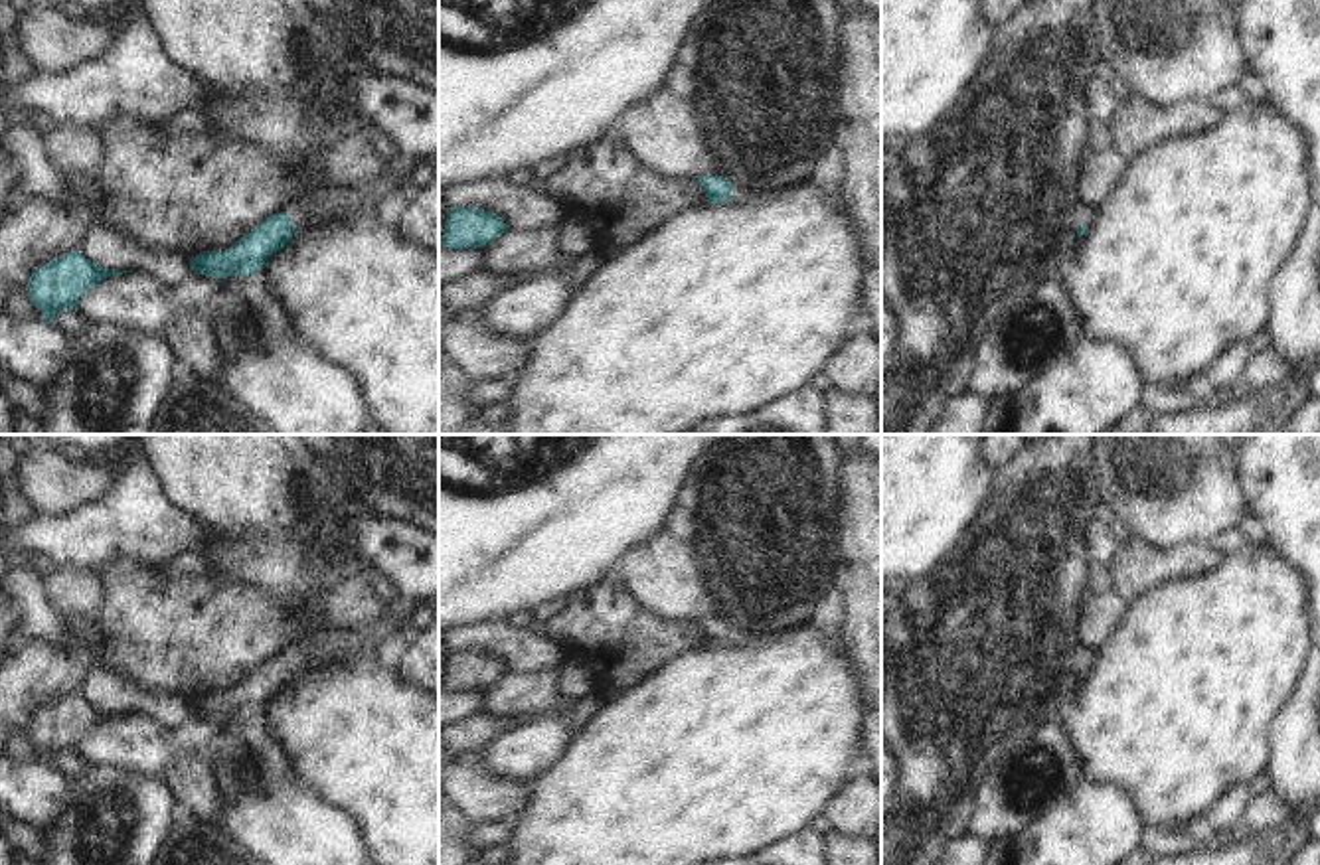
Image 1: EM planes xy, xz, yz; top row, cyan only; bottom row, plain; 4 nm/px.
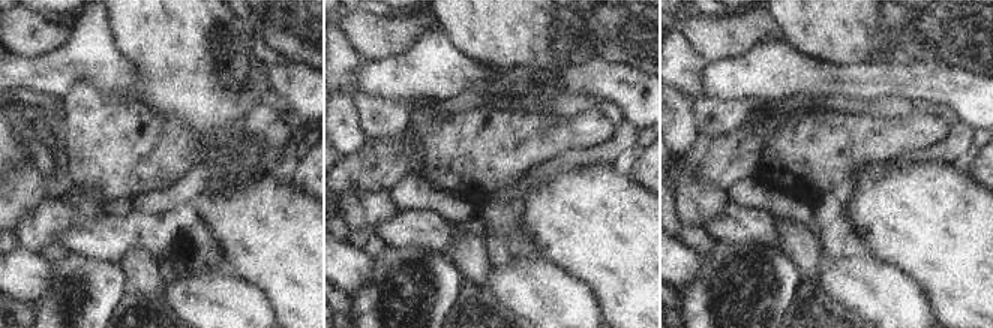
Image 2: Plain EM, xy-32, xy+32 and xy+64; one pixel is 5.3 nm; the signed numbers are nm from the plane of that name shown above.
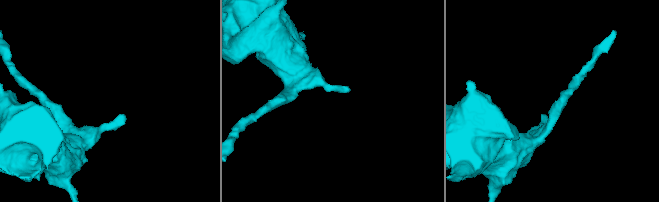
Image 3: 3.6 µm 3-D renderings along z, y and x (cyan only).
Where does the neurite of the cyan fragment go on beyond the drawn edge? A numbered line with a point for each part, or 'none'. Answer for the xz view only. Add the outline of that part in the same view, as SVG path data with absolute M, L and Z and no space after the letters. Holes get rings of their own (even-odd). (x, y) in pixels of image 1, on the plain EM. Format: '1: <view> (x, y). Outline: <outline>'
1: xz (738, 638). Outline: M733 630L733 634L729 638L729 644L731 646L745 646L745 644L755 644L759 640L763 640L763 636L759 636L759 634L741 634L741 632Z

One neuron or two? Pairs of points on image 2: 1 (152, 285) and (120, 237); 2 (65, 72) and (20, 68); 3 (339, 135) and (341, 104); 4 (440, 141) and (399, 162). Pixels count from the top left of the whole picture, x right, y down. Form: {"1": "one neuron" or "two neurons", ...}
{"1": "two neurons", "2": "one neuron", "3": "one neuron", "4": "two neurons"}

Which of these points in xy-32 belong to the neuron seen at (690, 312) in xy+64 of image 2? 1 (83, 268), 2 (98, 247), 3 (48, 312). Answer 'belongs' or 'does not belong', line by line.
1: belongs
2: does not belong
3: belongs

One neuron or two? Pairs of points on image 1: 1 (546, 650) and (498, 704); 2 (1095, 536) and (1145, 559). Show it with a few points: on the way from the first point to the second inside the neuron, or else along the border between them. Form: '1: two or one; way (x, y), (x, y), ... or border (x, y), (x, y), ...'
1: two; border (554, 670), (506, 674)
2: two; border (1121, 546), (1109, 567)

